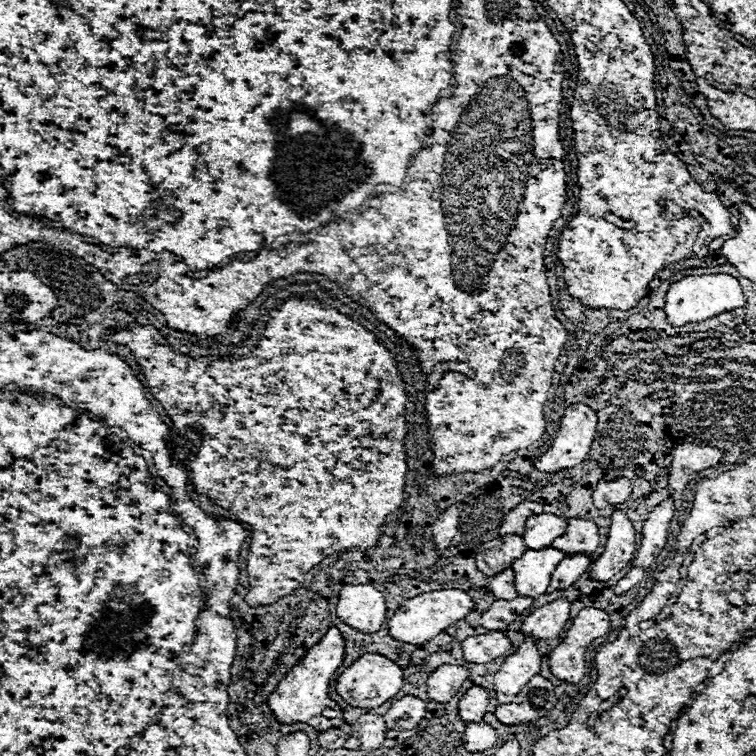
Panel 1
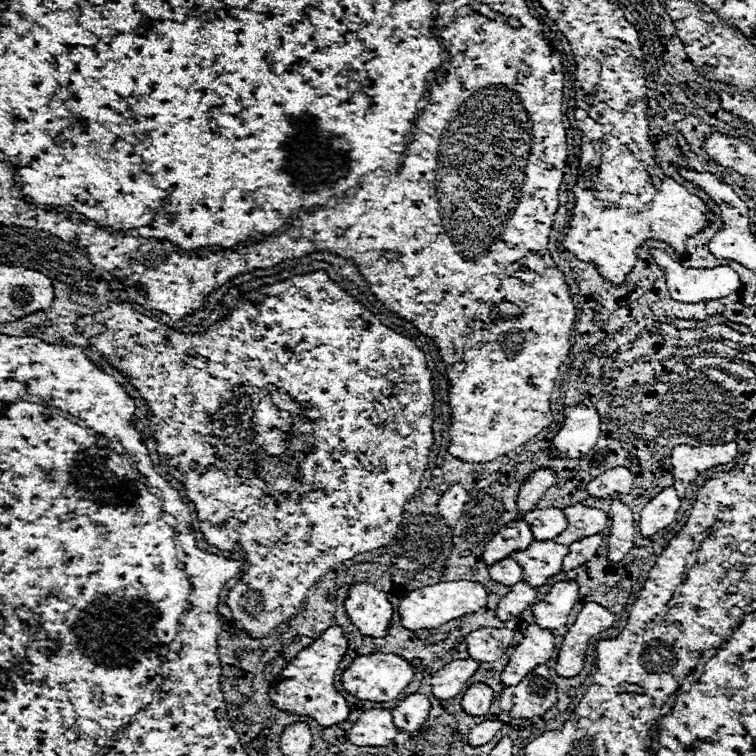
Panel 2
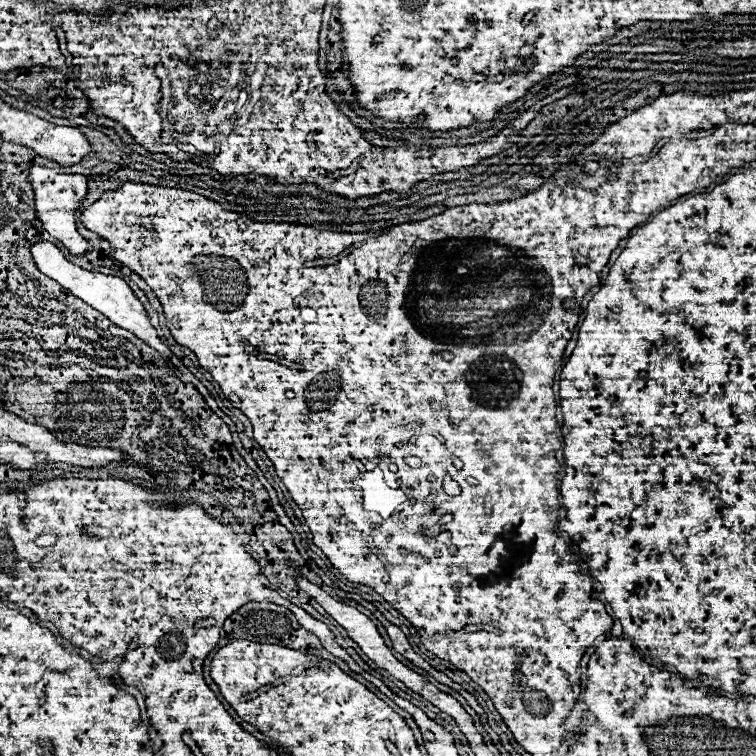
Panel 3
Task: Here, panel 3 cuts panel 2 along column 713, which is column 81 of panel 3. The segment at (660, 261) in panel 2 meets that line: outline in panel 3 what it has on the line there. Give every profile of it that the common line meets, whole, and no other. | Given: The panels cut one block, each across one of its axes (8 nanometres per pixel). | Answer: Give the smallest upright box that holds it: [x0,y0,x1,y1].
[30,242,172,360]

